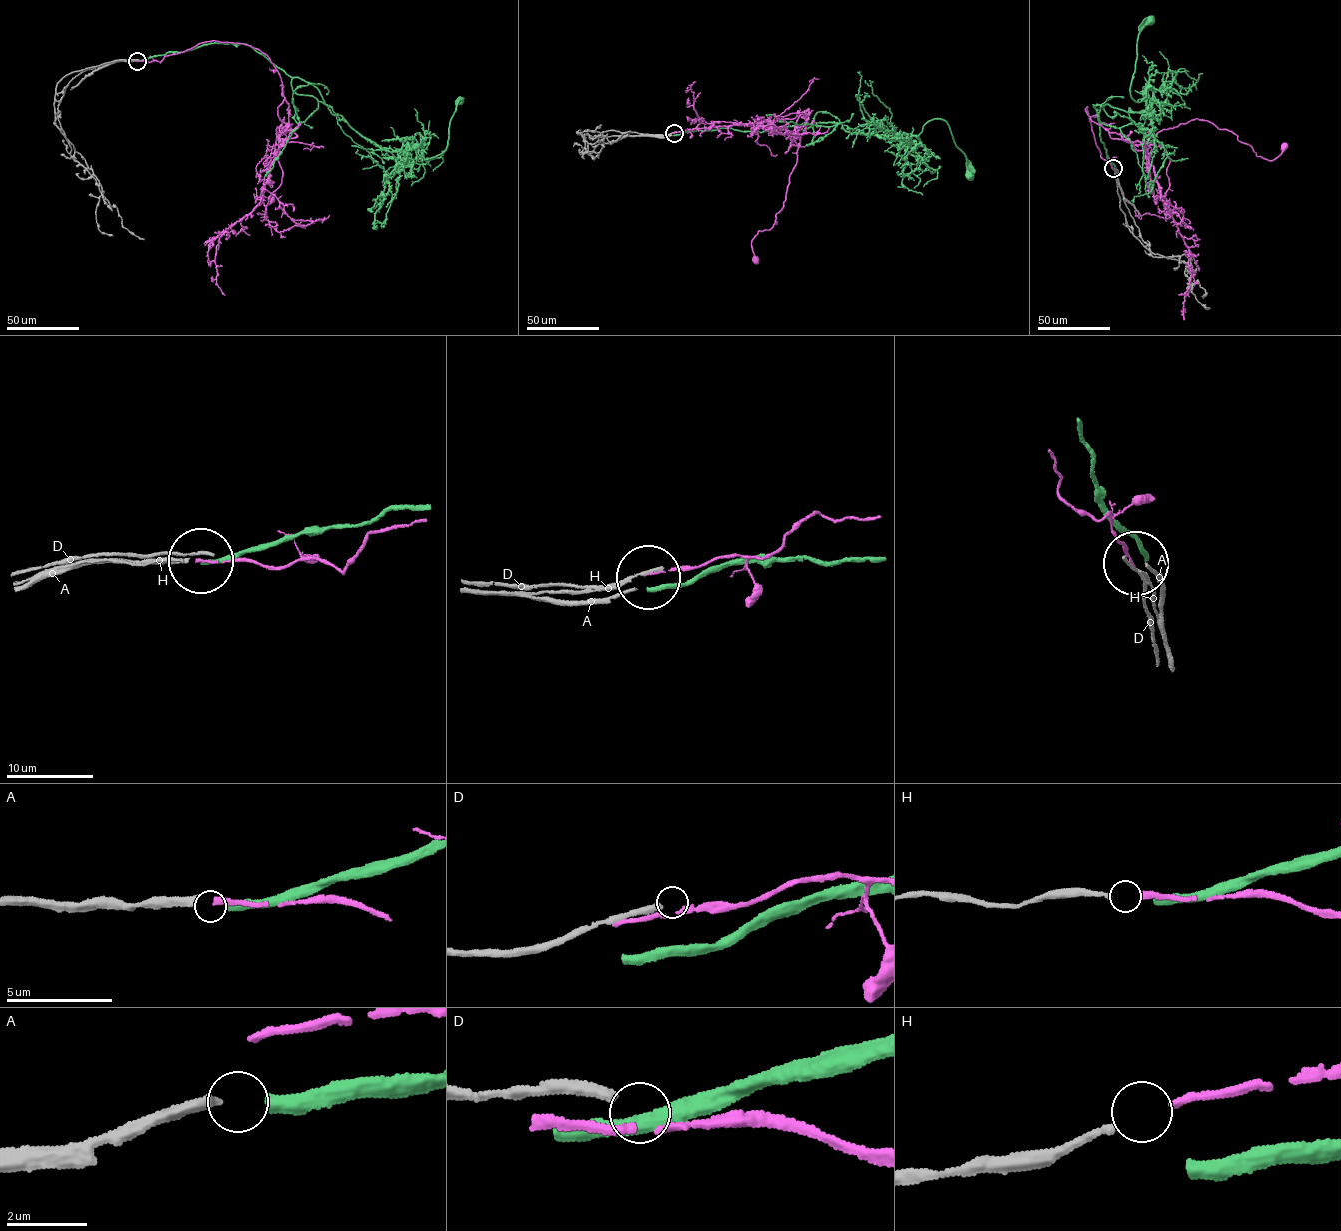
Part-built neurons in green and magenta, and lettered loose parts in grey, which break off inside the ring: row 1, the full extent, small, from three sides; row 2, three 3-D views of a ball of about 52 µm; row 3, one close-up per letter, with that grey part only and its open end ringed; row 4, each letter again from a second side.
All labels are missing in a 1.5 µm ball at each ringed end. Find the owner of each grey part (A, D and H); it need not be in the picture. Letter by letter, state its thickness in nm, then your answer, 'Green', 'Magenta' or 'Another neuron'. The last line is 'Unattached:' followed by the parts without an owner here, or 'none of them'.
A: Thickness 300 nm. Green
D: Thickness 300 nm. Another neuron
H: Thickness 170 nm. Magenta
Unattached: D

